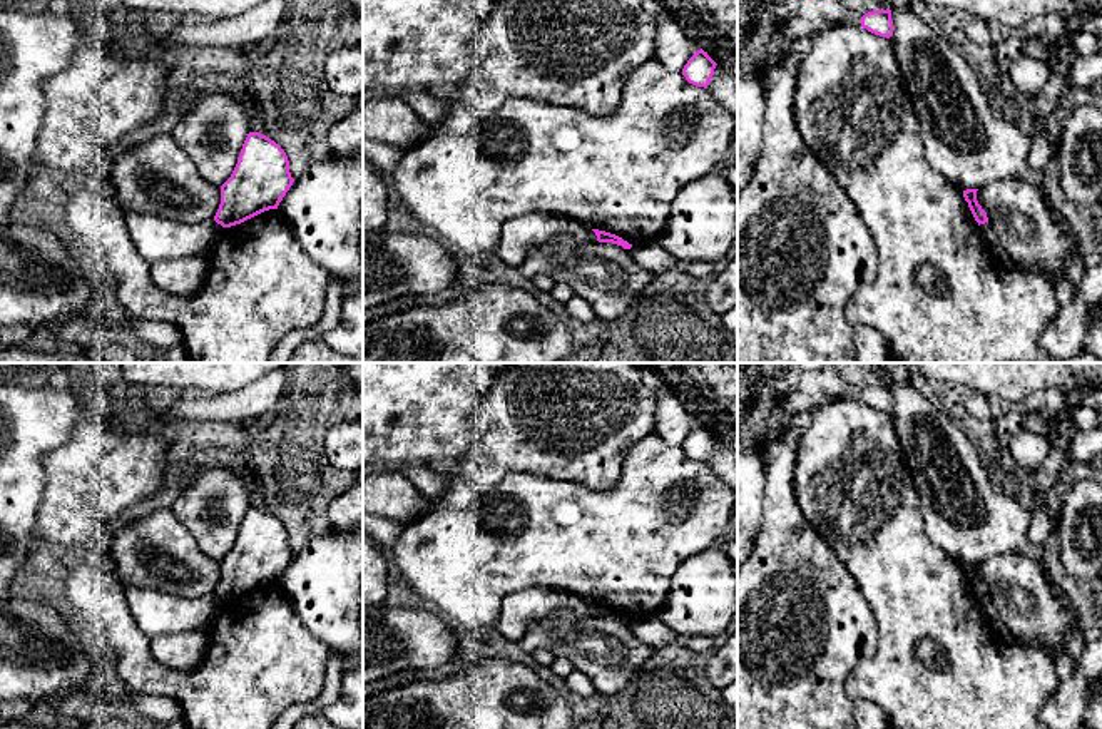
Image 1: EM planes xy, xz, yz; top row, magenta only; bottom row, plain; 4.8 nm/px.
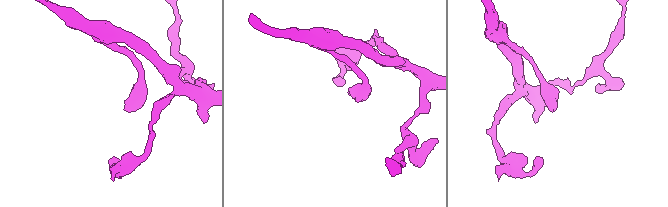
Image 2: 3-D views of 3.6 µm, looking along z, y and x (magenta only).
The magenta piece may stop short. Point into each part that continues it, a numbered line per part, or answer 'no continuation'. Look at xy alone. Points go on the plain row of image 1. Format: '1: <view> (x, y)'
no continuation

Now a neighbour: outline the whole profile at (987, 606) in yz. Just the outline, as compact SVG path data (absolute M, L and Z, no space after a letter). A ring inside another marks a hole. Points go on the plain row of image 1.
M990 597L980 599L980 607L985 614L985 617L990 620L990 624L993 625L997 635L1008 642L1008 644L1015 644L1015 645L1022 645L1023 647L1023 640L1015 637L1000 620L1000 615L997 612L997 607L993 605Z

